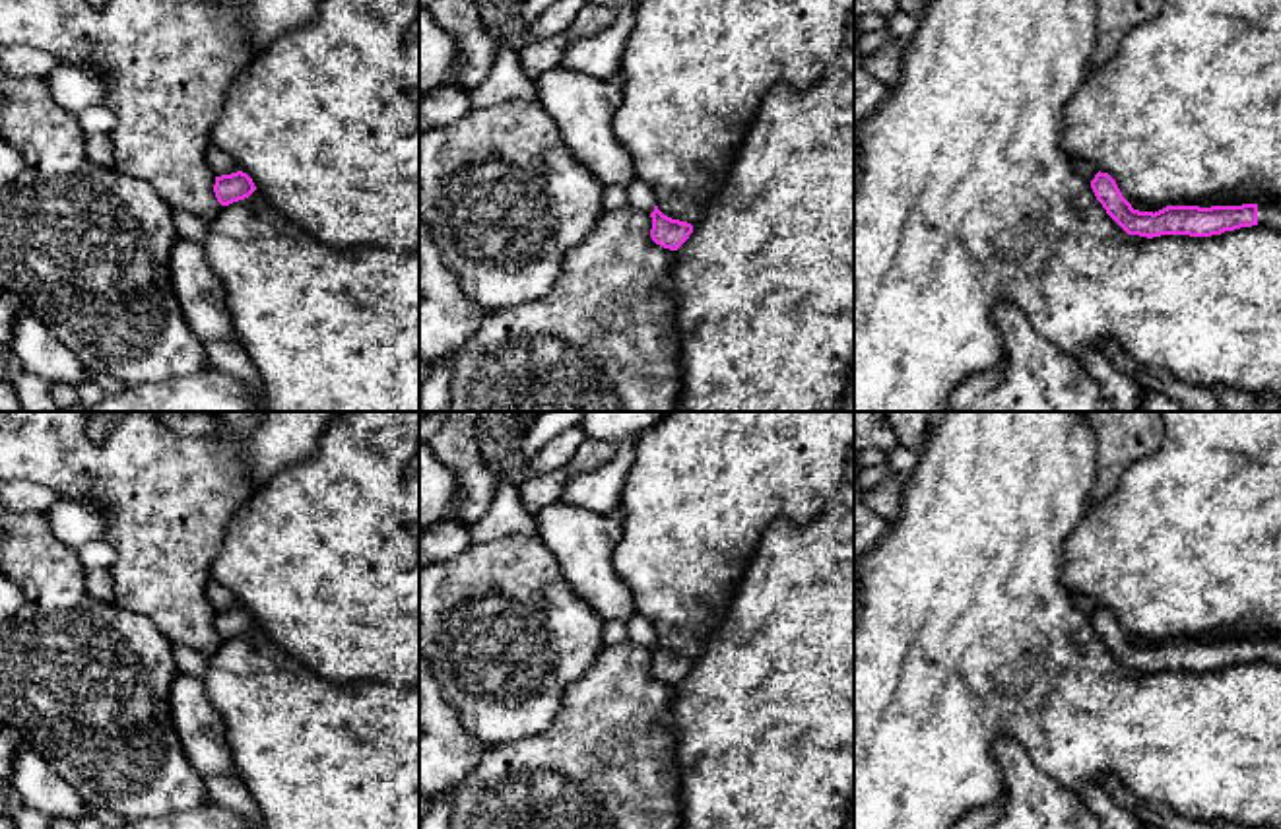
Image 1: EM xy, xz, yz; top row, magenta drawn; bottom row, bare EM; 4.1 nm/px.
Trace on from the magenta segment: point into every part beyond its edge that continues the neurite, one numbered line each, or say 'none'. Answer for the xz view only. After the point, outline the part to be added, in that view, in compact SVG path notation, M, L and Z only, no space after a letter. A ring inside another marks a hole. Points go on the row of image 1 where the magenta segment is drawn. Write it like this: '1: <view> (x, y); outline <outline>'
1: xz (639, 197); outline M635 177L625 186L625 194L627 194L627 206L631 206L631 208L635 208L639 212L644 212L644 214L654 212L656 196L639 177Z

